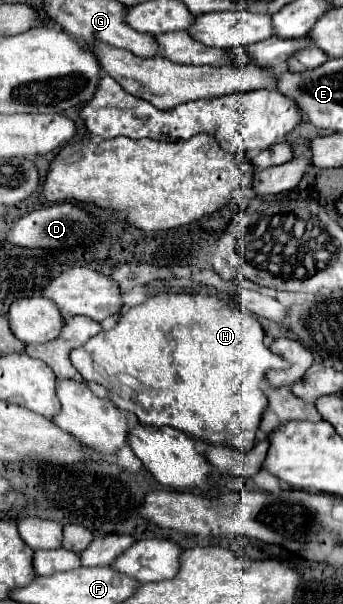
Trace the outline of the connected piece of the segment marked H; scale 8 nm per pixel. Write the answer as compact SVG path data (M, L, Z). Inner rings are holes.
M158 292L150 294L146 302L122 312L112 330L102 330L84 346L74 348L70 358L86 382L108 388L110 400L120 410L134 412L142 424L172 426L210 444L226 444L232 440L238 450L246 452L254 446L256 430L268 404L262 392L266 370L286 368L286 360L270 352L262 338L264 332L256 316L234 304L214 302L210 294Z

